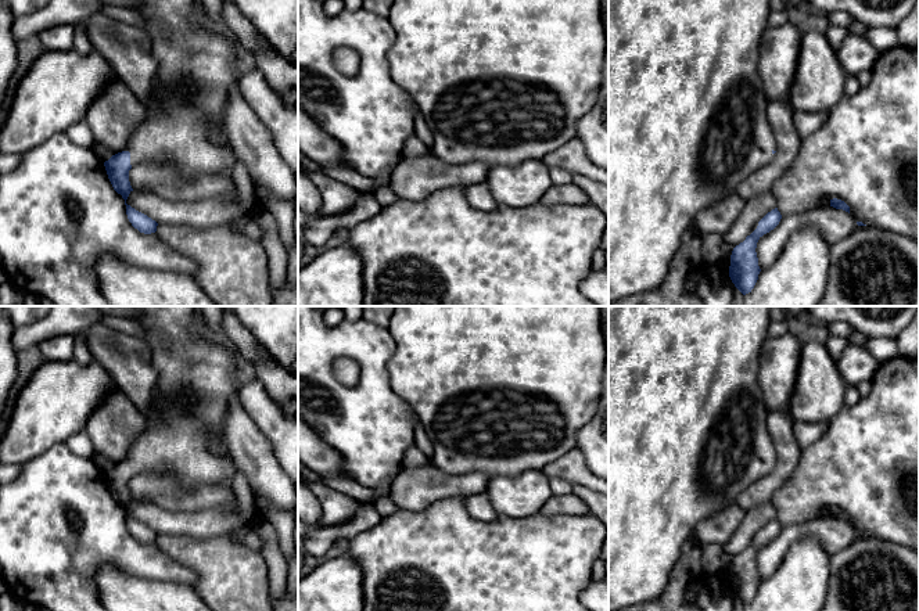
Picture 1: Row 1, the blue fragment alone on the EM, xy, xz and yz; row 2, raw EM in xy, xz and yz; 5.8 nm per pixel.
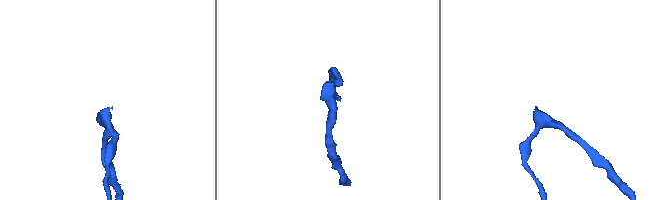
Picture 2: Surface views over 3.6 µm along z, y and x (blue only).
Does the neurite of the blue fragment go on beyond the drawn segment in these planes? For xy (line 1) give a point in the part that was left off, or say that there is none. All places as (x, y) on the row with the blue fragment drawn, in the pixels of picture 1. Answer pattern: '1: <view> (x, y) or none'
1: xy (185, 126)

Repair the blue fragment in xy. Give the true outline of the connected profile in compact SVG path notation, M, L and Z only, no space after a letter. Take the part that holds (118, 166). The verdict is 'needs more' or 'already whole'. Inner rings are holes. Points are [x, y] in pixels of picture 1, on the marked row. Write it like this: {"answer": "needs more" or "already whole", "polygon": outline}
{"answer": "needs more", "polygon": "M140 0L140 7L136 10L146 21L143 29L150 36L152 55L158 61L157 86L151 93L151 100L144 103L146 121L132 133L128 147L105 161L104 166L114 190L125 200L126 215L132 226L140 233L151 234L157 231L158 223L126 204L133 191L129 170L143 162L166 162L176 165L186 176L231 175L240 157L234 154L226 136L223 111L229 101L229 91L238 83L241 75L236 68L233 42L222 33L213 32L207 19L204 22L197 19L195 0Z"}

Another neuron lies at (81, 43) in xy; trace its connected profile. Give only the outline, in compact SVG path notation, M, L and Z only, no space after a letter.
M78 28L73 37L73 50L82 55L93 51L93 46L89 42L83 29Z

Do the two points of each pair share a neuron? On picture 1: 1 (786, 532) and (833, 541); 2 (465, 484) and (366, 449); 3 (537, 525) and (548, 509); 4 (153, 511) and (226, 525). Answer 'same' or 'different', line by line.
1: same
2: different
3: different
4: same

